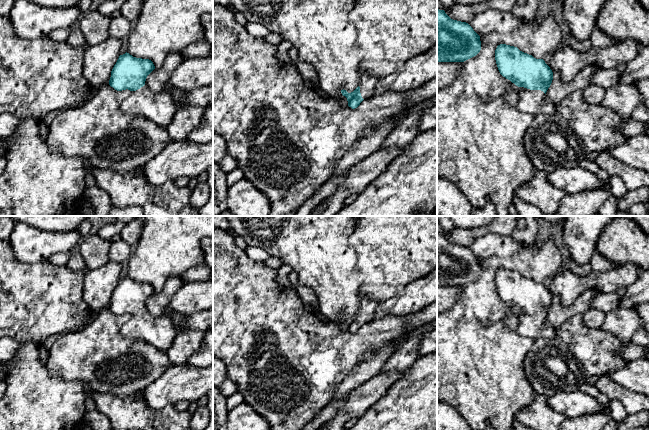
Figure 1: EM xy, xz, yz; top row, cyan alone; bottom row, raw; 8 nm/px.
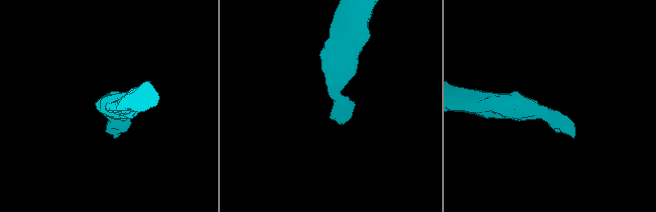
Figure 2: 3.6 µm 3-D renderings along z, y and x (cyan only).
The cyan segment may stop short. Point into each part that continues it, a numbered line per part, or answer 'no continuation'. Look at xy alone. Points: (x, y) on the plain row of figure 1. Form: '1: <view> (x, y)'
1: xy (160, 332)

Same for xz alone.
1: xz (368, 306)

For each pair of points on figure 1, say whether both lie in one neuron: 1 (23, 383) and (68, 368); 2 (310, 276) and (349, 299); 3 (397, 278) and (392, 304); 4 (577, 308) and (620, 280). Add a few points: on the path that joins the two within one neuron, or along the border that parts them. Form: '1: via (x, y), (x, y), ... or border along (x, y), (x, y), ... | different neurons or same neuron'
1: border along (44, 361), (51, 375), (72, 380) | different neurons
2: via (320, 276), (325, 276), (339, 290) | same neuron
3: border along (411, 283), (398, 295), (379, 303) | different neurons
4: border along (599, 291), (586, 289), (576, 298) | different neurons

